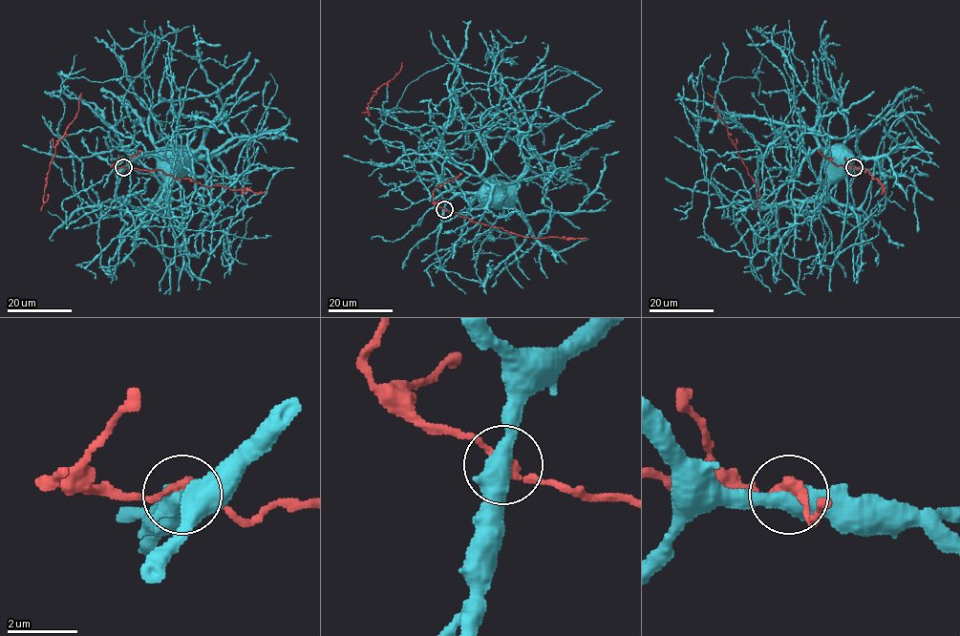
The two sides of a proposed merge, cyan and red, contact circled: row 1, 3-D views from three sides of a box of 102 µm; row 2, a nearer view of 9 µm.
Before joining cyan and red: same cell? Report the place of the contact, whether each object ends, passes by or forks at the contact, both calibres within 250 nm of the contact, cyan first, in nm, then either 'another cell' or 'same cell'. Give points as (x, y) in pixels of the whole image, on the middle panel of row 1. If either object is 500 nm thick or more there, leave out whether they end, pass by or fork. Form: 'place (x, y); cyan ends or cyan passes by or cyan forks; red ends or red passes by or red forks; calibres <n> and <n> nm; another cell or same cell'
place (444, 209); calibres 500 and 240 nm; another cell

